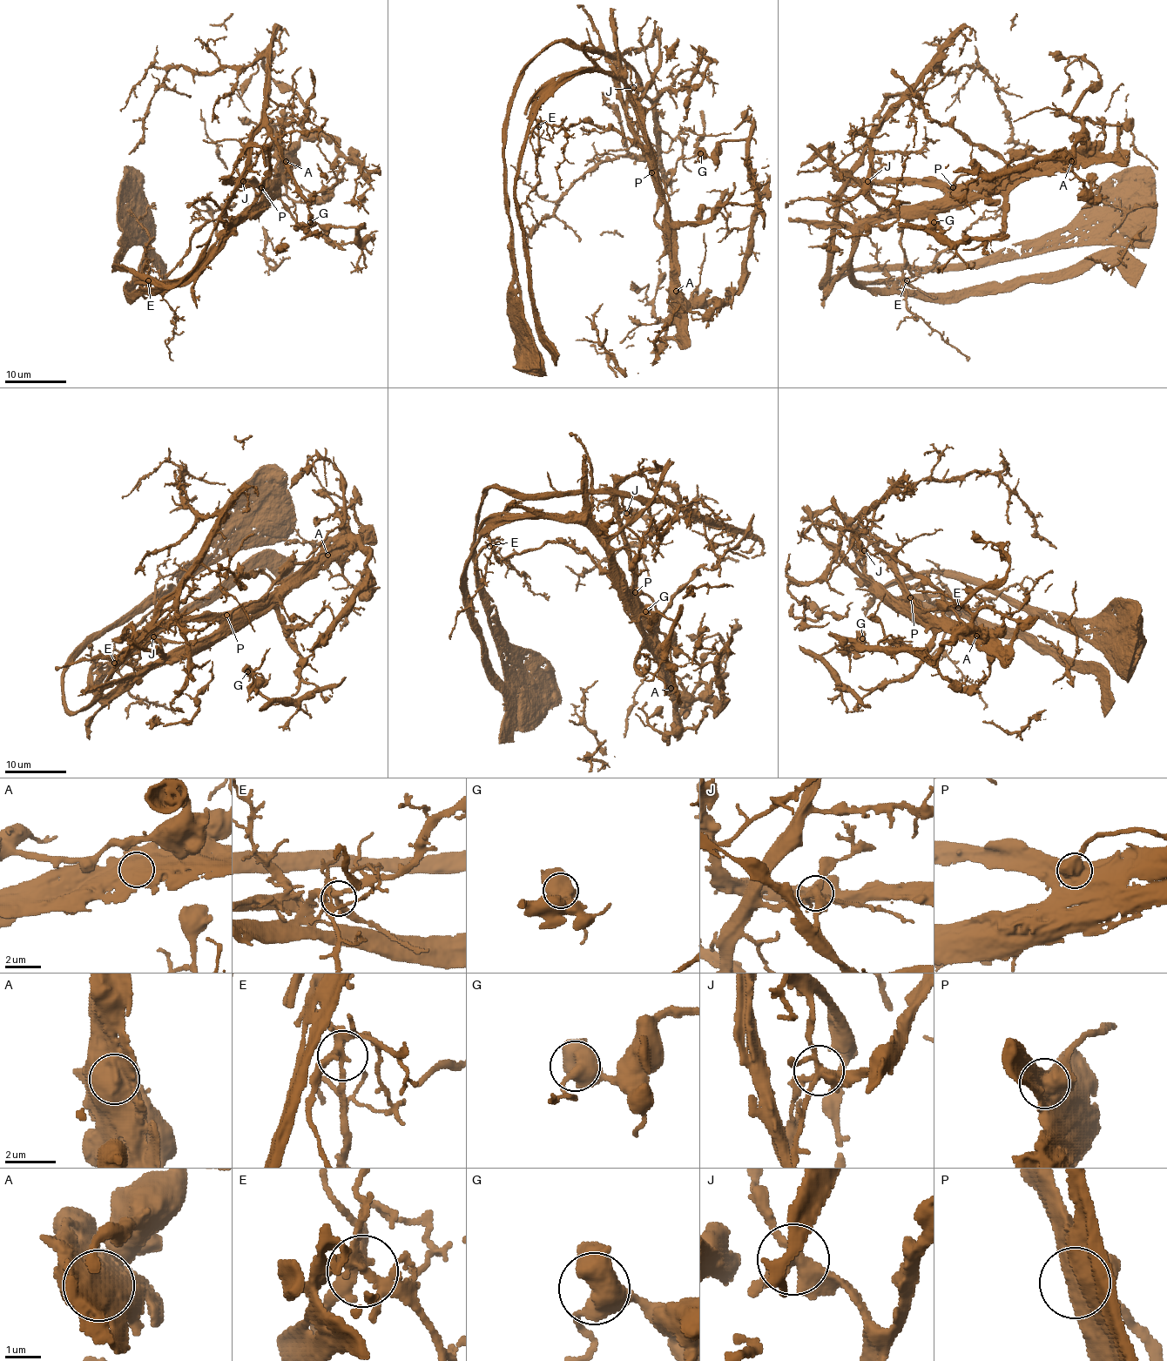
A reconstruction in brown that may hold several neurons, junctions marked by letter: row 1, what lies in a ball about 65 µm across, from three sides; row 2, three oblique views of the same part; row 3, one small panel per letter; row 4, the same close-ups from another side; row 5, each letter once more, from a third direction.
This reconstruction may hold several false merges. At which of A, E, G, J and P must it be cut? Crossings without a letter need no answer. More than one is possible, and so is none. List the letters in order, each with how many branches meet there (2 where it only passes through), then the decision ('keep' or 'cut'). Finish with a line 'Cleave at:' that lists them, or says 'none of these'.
A: 1 | cut
E: 6 | keep
G: 3 | keep
J: 5 | cut
P: 3 | cut
Cleave at: A, J, P

